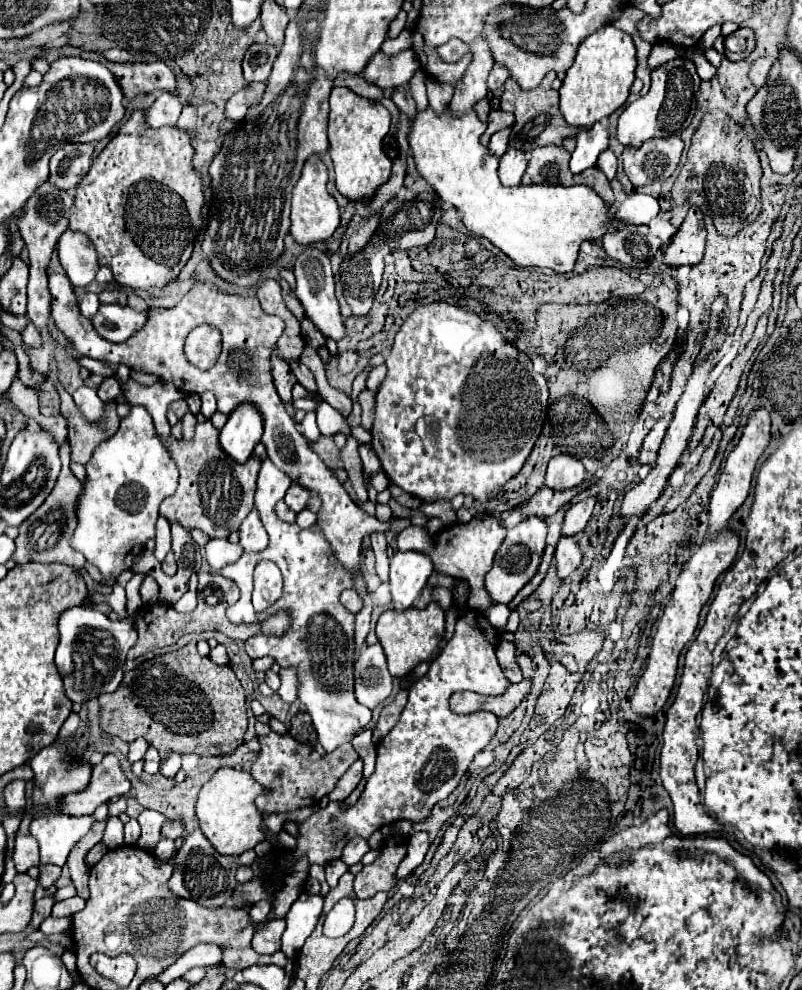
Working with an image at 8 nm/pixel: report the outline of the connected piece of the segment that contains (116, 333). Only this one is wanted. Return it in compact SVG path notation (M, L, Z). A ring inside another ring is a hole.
M100 305L98 313L92 319L94 329L100 337L112 343L124 343L148 321L148 311L134 311L128 305Z

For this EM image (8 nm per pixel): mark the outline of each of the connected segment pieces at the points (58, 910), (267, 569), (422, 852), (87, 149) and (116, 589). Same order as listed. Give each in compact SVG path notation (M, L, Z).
M76 895L76 897L72 897L72 899L64 899L64 901L56 903L54 909L52 909L52 915L58 915L58 917L70 917L70 915L82 911L82 909L84 909L84 899Z
M260 559L256 565L252 563L253 592L250 595L250 601L252 601L252 607L254 606L256 611L264 611L270 605L274 605L280 599L282 589L284 593L284 575L274 561Z
M426 831L412 833L412 835L410 835L410 843L408 843L408 853L406 853L406 857L402 859L396 877L406 877L406 875L410 875L410 873L424 861L424 857L426 857L426 853L428 853L428 847L430 847L430 837L428 837Z
M66 143L50 159L50 181L58 189L74 189L90 169L94 145L90 143Z
M114 585L112 587L112 593L106 597L106 601L110 603L110 607L120 615L124 617L126 615L126 593L124 593L124 587L122 585Z

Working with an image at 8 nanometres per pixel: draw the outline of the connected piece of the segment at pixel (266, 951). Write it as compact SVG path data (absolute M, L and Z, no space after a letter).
M284 919L263 921L256 925L254 937L252 937L252 949L260 955L270 955L280 949L280 937L286 929Z

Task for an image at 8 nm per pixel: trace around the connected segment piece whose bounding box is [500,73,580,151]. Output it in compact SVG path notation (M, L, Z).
M548 73L544 77L544 81L532 91L522 91L514 79L506 81L504 93L500 97L500 109L512 111L516 115L516 123L514 123L512 137L510 137L510 147L516 147L522 151L532 151L534 147L540 147L540 145L560 145L564 137L576 135L580 131L580 129L572 129L572 125L568 125L562 117L560 105L558 105L560 95L558 95L558 91L552 89L554 79L556 79L556 73Z

